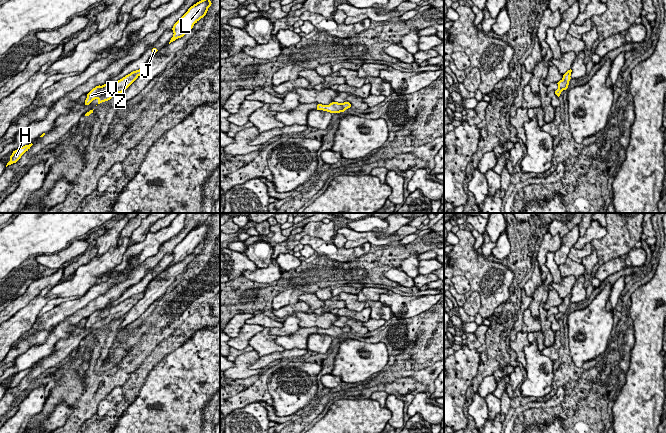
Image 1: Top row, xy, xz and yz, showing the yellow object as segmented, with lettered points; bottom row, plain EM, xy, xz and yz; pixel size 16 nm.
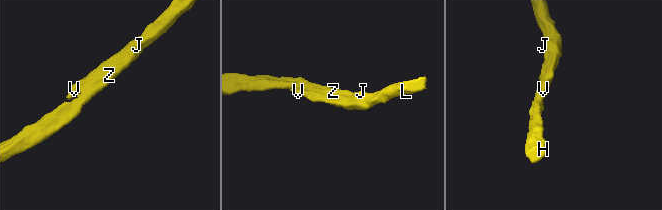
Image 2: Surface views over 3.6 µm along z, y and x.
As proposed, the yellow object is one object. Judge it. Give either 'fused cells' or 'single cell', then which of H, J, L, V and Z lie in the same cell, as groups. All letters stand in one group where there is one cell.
single cell; H J L V Z

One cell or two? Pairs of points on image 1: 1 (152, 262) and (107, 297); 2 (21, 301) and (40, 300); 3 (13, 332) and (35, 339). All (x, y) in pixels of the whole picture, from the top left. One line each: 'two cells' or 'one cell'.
1: one cell
2: two cells
3: two cells

